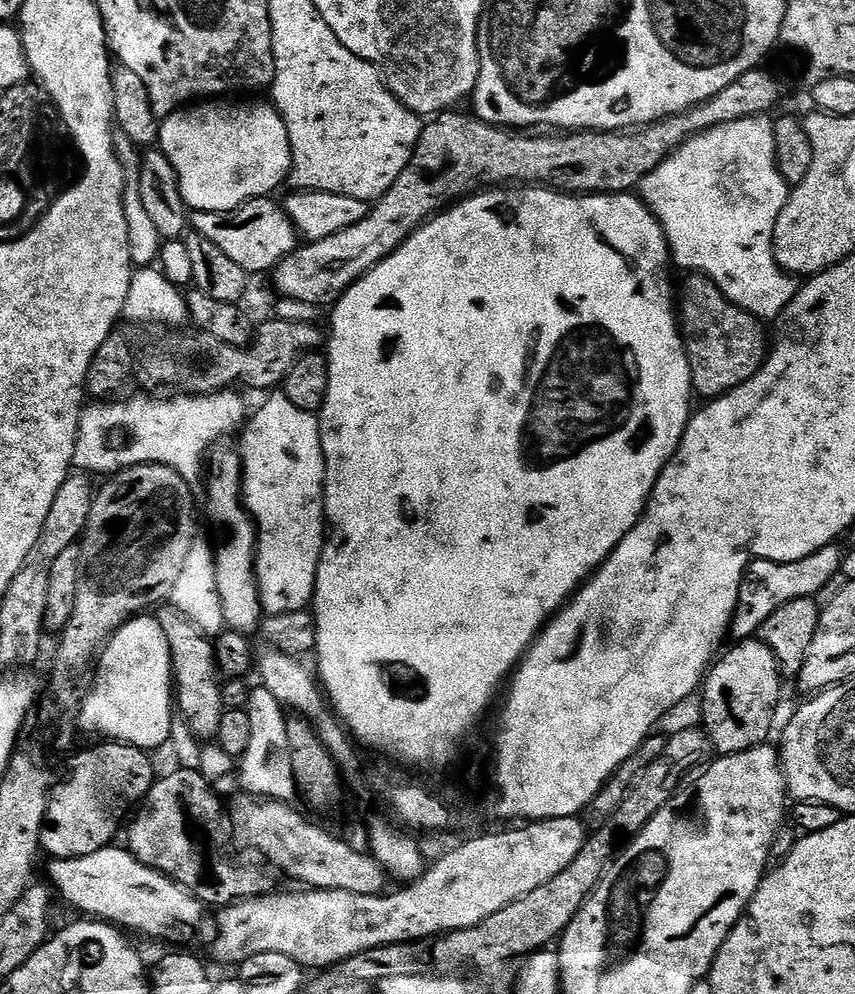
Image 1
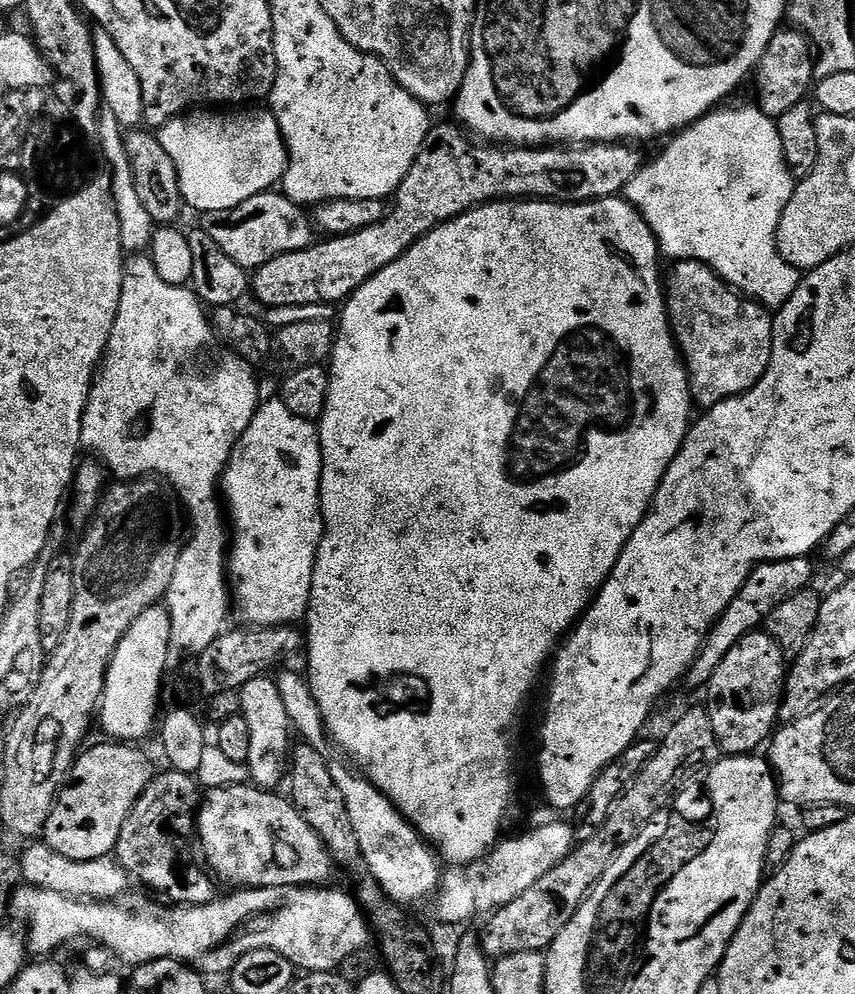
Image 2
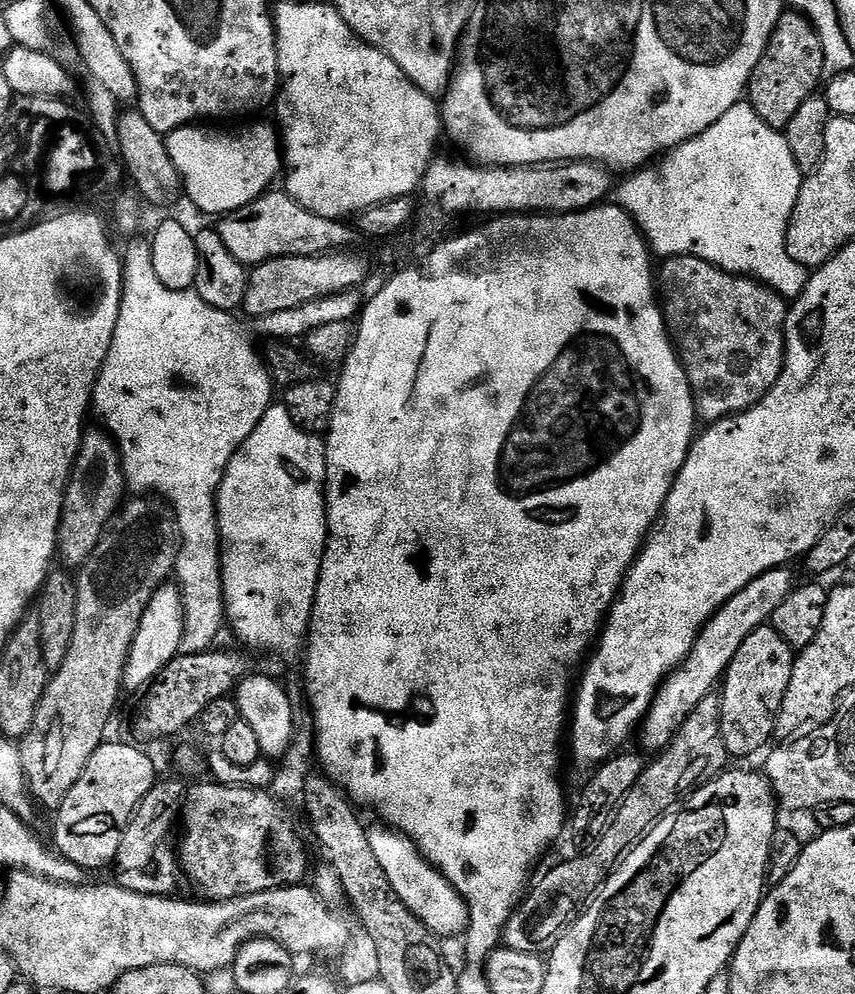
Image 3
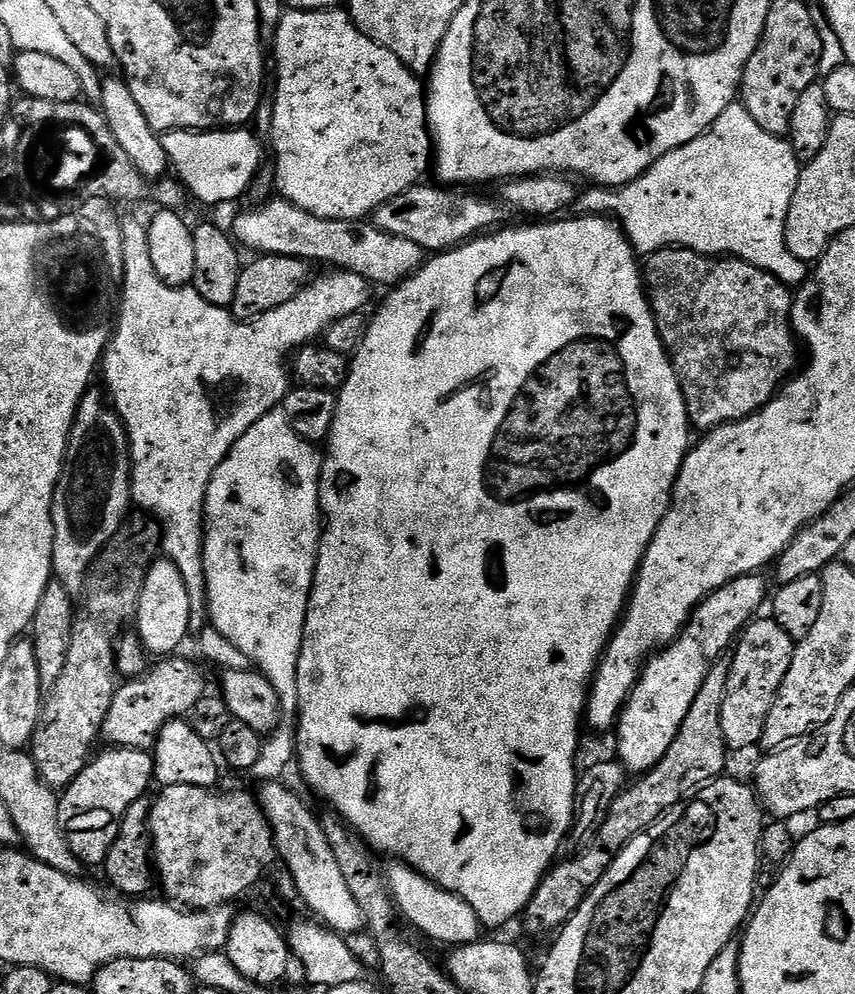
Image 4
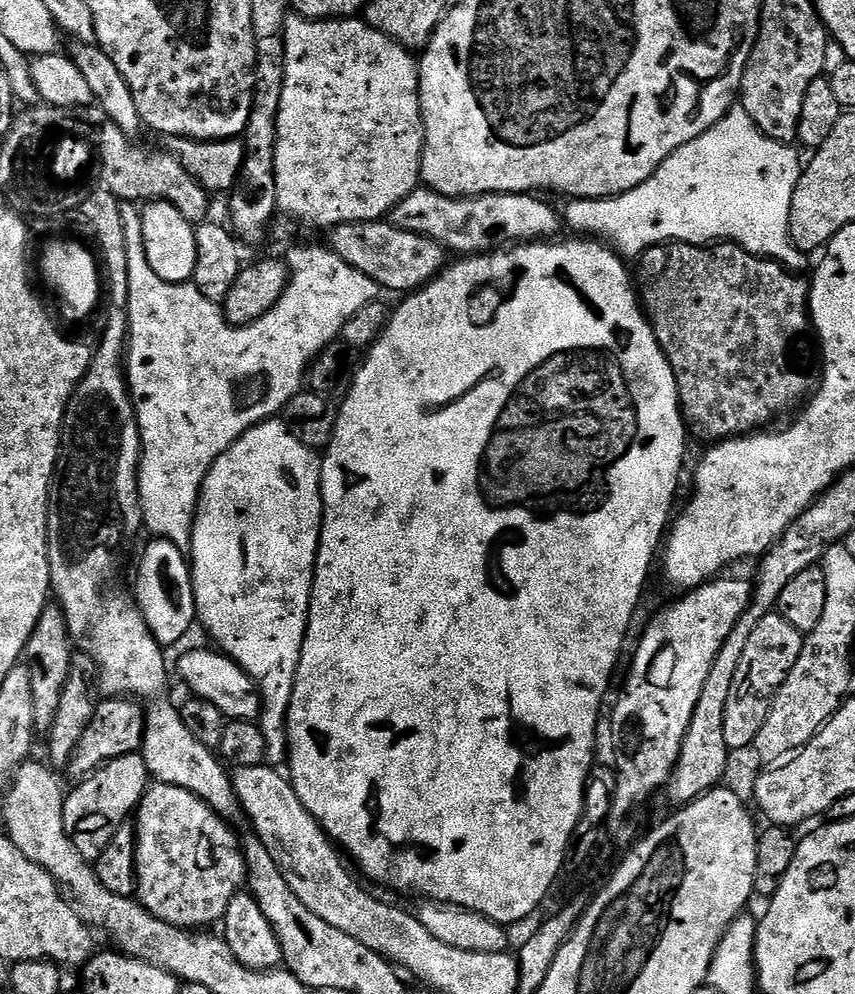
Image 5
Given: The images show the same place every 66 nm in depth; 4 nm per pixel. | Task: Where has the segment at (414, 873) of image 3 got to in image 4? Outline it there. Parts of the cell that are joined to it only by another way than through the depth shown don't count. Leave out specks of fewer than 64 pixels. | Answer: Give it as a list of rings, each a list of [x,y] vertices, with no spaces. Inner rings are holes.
[[[389,863],[386,868],[388,891],[391,892],[396,902],[399,915],[404,916],[424,936],[437,940],[447,946],[459,946],[462,944],[475,944],[481,939],[480,924],[482,917],[474,914],[474,910],[455,892],[447,892],[430,882],[425,876],[412,871],[411,868],[399,863]]]

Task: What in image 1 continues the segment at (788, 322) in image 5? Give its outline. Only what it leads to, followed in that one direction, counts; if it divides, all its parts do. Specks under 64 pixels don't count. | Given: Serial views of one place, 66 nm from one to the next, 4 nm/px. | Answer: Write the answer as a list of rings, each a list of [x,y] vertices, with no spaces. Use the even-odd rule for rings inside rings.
[[[692,274],[687,278],[689,280],[678,288],[678,327],[688,352],[688,365],[692,368],[692,391],[697,397],[703,398],[725,396],[730,390],[742,386],[742,382],[754,378],[770,351],[770,340],[764,337],[765,325],[730,302],[709,276]]]

